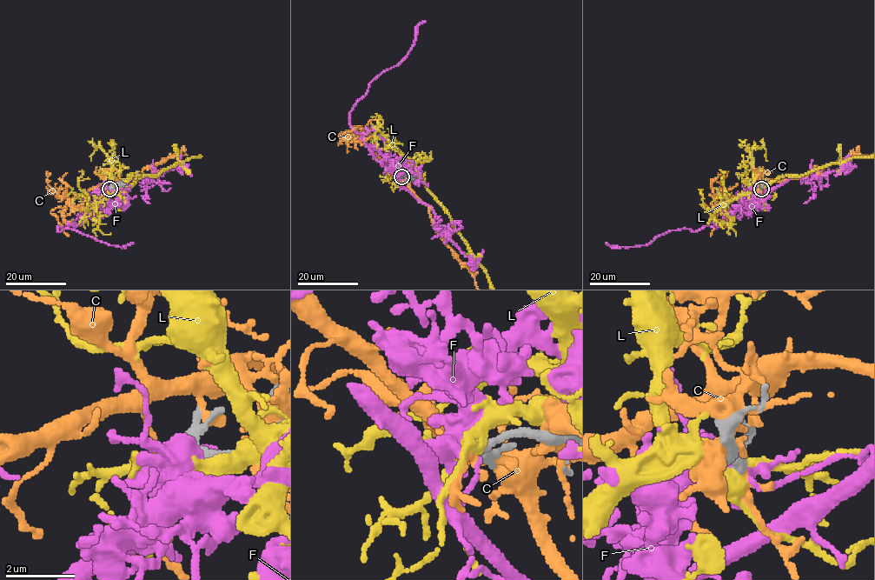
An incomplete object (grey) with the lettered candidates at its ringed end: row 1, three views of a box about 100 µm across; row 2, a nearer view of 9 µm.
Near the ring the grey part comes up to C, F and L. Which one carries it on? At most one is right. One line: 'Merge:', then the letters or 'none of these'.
Merge: F

